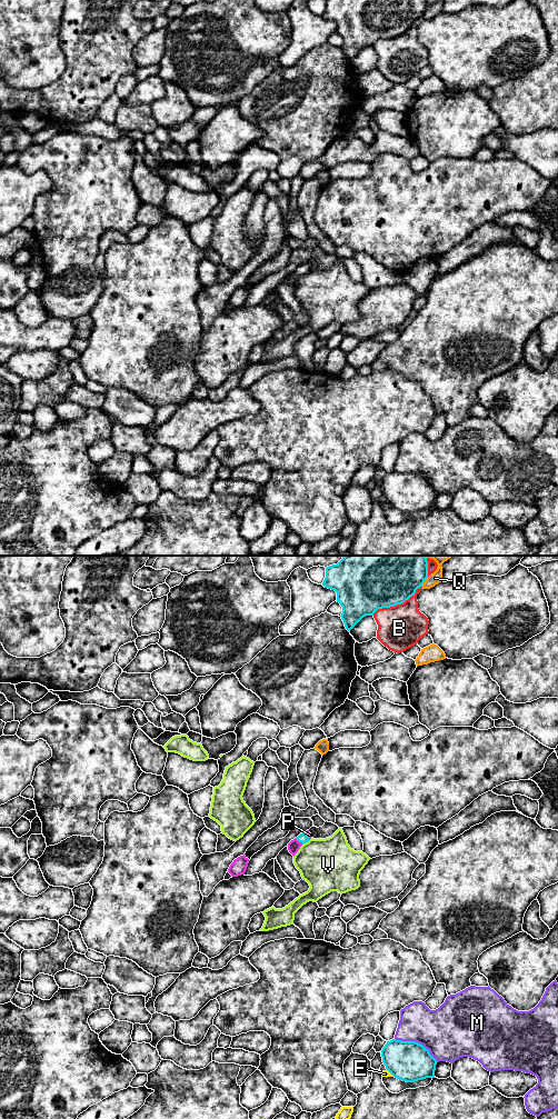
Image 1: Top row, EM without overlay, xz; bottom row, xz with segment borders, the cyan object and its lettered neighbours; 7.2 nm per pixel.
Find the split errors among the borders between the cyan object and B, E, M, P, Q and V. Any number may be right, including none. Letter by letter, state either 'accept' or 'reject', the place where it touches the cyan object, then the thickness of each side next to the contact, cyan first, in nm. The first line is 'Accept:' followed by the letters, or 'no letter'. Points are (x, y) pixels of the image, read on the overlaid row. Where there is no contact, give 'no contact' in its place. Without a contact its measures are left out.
Accept: P
B: reject; contact xz (397, 603); calibres 500 and 320 nm
E: reject; contact xz (390, 1072); calibres 300 and 50 nm
M: reject; contact xz (417, 1042); calibres 300 and 400 nm
P: accept; contact xz (299, 841); calibres 70 and 90 nm
Q: reject; contact xz (424, 581); calibres 480 and 100 nm
V: reject; contact xz (306, 841); calibres 70 and 380 nm

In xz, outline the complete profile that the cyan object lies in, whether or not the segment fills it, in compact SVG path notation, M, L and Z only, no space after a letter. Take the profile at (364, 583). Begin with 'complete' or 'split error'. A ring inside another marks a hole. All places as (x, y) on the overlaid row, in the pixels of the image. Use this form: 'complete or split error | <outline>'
complete | M343 556L337 565L326 568L322 586L337 592L337 602L342 607L340 617L350 632L363 617L373 616L378 609L401 605L415 596L427 578L428 561L425 556Z

